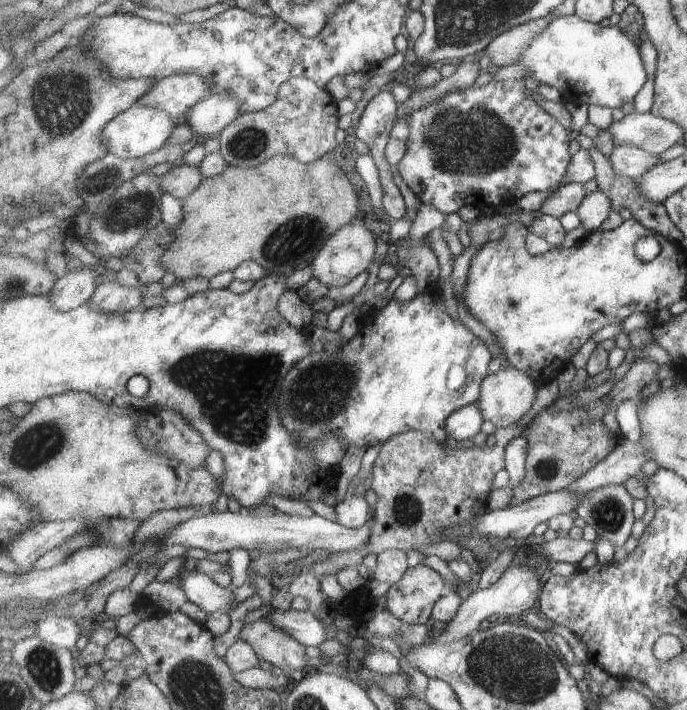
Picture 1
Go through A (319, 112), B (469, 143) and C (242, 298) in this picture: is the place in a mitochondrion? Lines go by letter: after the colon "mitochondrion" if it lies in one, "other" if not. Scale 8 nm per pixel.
A: other
B: mitochondrion
C: other

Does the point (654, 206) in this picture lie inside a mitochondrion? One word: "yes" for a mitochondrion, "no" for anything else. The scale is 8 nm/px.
no

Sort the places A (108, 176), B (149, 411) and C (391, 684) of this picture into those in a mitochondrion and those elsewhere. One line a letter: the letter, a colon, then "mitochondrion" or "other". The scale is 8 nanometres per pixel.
A: mitochondrion
B: other
C: other

